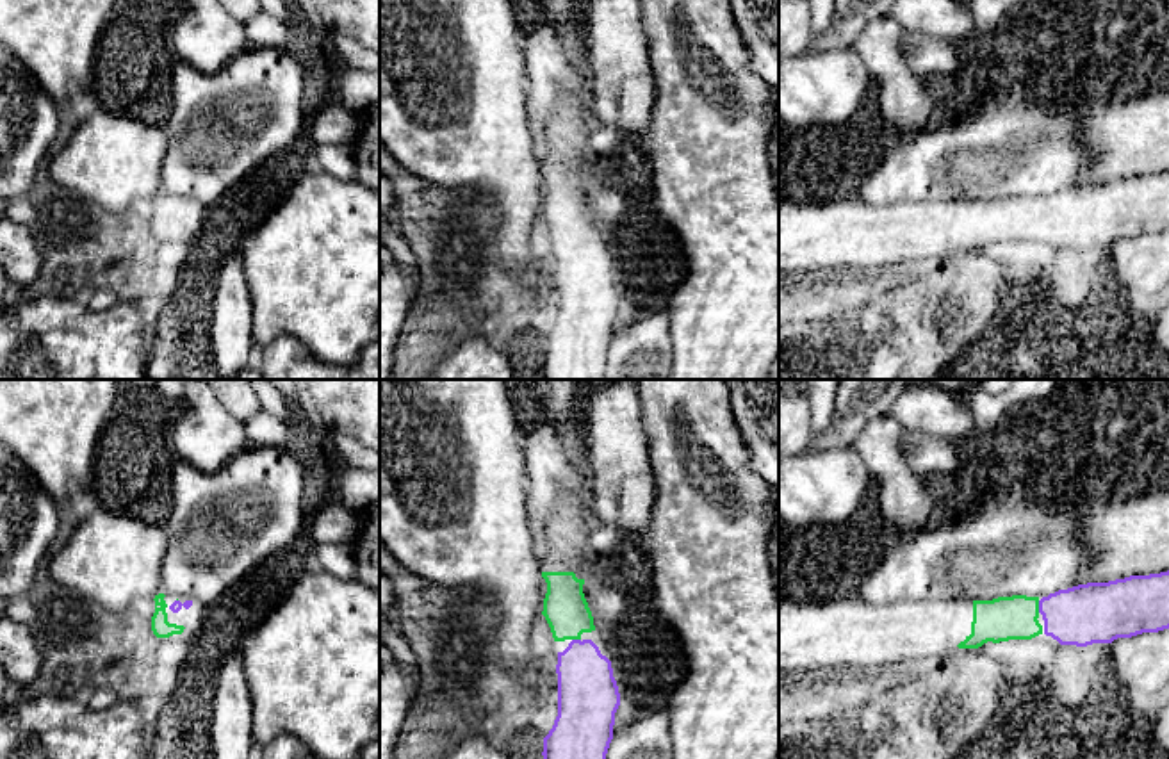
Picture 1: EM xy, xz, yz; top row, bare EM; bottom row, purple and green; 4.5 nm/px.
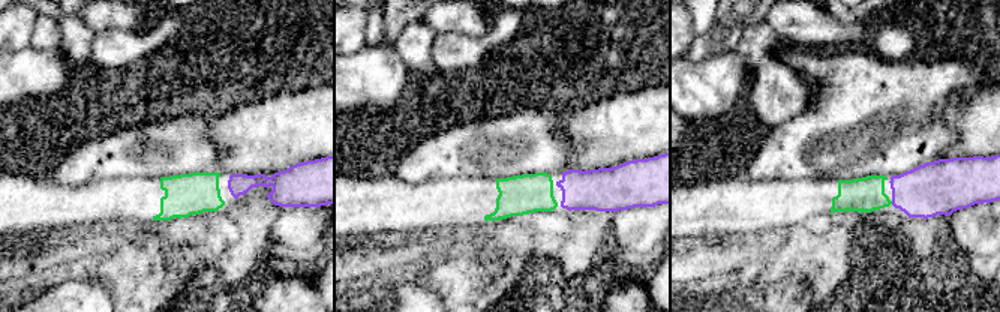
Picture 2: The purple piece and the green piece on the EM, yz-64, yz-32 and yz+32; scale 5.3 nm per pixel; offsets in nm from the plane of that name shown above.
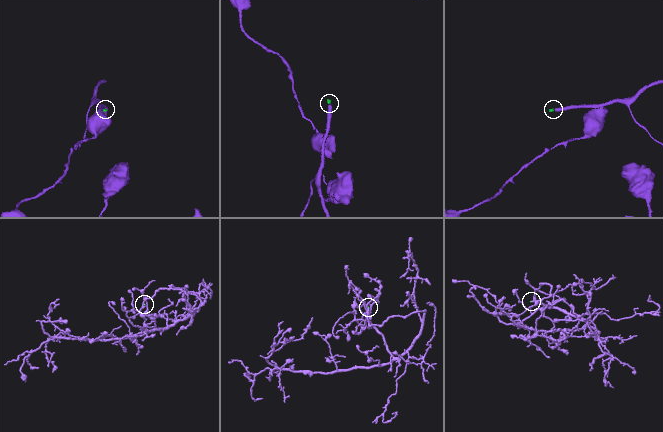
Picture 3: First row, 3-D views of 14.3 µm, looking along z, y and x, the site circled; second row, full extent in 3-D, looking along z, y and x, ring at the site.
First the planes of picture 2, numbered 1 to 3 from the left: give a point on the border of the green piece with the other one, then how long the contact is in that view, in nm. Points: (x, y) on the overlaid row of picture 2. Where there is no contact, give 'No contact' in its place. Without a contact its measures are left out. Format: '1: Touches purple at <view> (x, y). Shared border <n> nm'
1: No contact
2: No contact
3: No contact

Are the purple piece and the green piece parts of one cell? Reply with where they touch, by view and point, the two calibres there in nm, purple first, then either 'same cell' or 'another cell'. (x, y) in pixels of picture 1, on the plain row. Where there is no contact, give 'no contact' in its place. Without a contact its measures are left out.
meets purple in yz at (1039, 207); 280 nm thick on the purple side, 200 nm on the other; same cell

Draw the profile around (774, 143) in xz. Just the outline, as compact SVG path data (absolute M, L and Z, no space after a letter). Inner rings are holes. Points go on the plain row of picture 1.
M779 118L772 130L768 155L770 155L770 164L772 164L772 180L779 196Z

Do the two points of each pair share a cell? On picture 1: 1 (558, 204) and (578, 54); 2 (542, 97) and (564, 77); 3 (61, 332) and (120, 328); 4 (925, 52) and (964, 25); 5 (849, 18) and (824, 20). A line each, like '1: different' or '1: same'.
1: same
2: same
3: same
4: different
5: different

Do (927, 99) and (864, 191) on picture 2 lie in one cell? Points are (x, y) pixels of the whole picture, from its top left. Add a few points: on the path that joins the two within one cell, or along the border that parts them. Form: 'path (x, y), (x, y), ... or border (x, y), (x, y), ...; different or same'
border (883, 174), (867, 174), (840, 180); different

